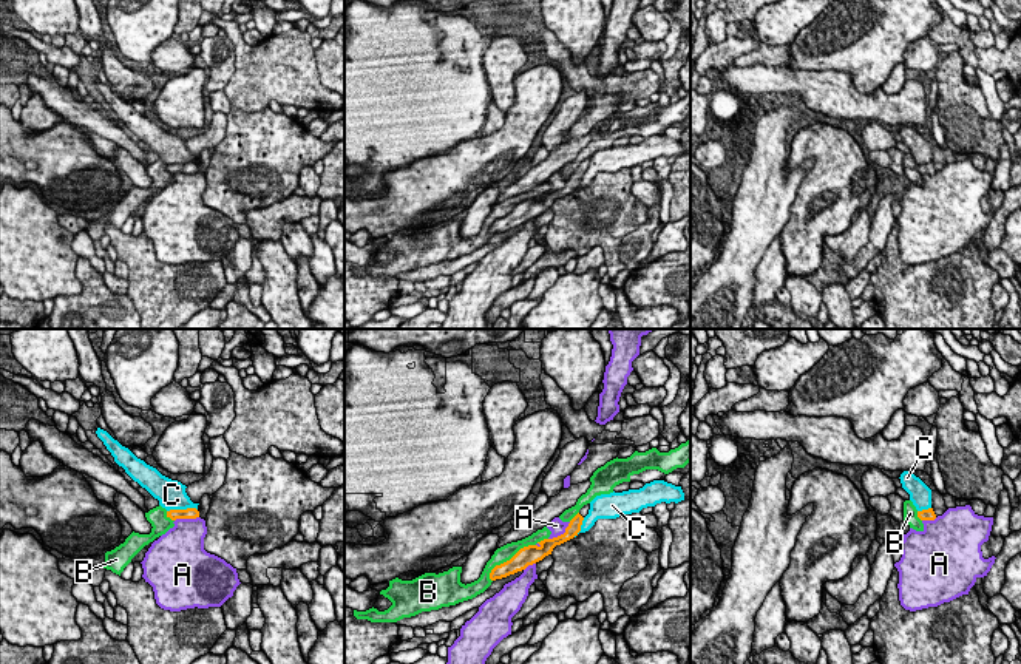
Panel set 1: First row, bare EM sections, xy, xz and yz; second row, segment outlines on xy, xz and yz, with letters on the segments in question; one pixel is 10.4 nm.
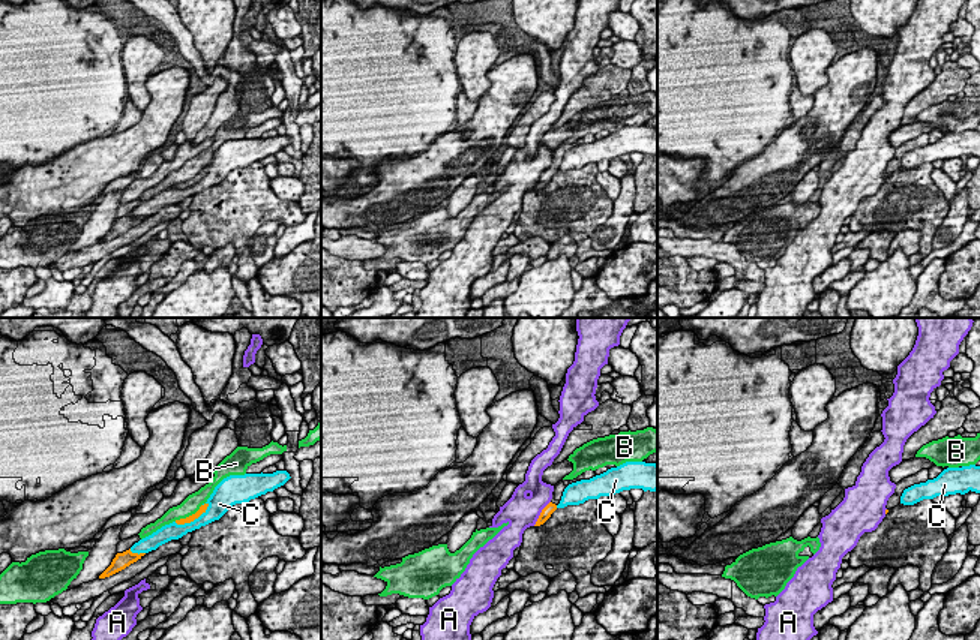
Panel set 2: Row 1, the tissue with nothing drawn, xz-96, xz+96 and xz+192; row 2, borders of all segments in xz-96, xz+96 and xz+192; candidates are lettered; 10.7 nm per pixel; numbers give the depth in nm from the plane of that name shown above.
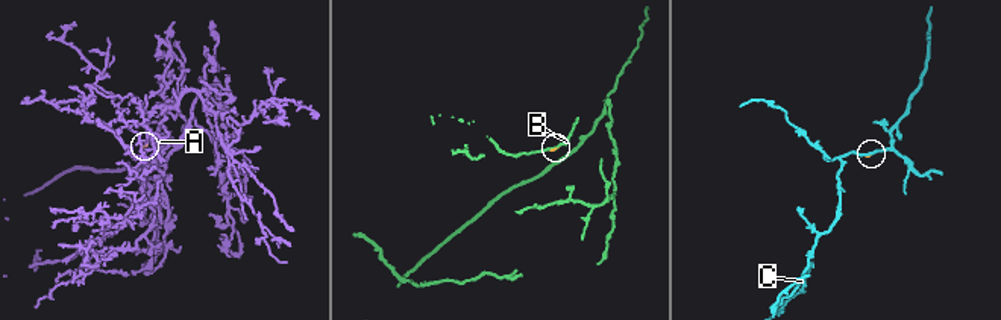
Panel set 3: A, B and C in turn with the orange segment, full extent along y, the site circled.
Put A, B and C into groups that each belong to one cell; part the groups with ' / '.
A / B / C

